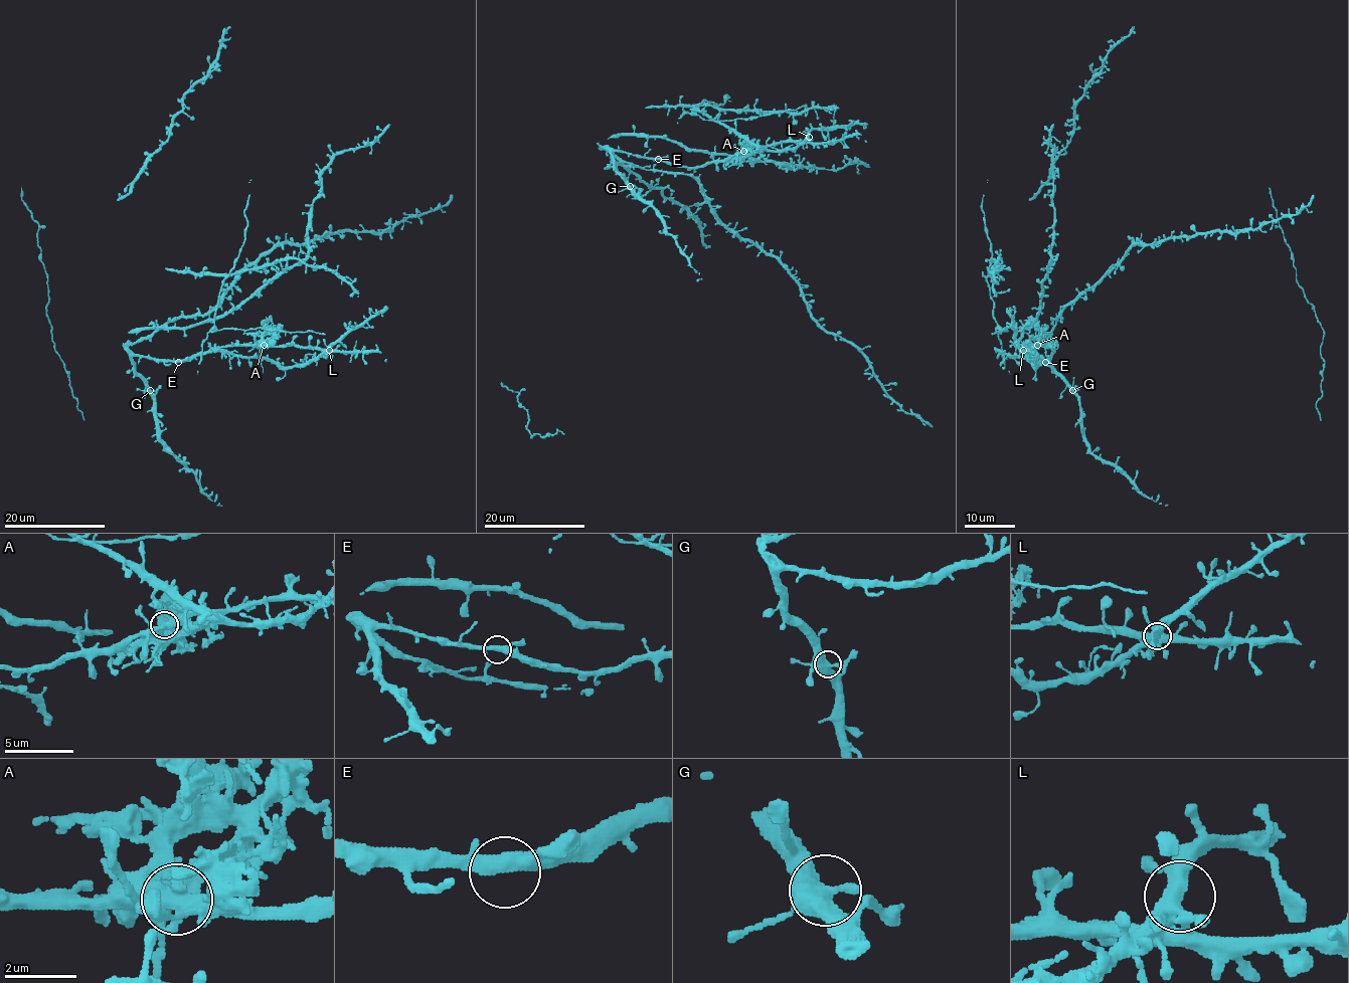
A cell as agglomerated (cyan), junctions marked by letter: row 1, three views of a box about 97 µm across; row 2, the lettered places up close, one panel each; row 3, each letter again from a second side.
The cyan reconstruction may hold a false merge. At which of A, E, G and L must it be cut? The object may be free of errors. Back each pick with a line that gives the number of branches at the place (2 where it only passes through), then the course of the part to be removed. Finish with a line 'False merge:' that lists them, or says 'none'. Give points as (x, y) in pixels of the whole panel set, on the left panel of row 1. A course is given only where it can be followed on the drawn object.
A: Branches: 4. Course of the part to remove: (264, 345), (259, 344), (263, 373)
False merge: A

